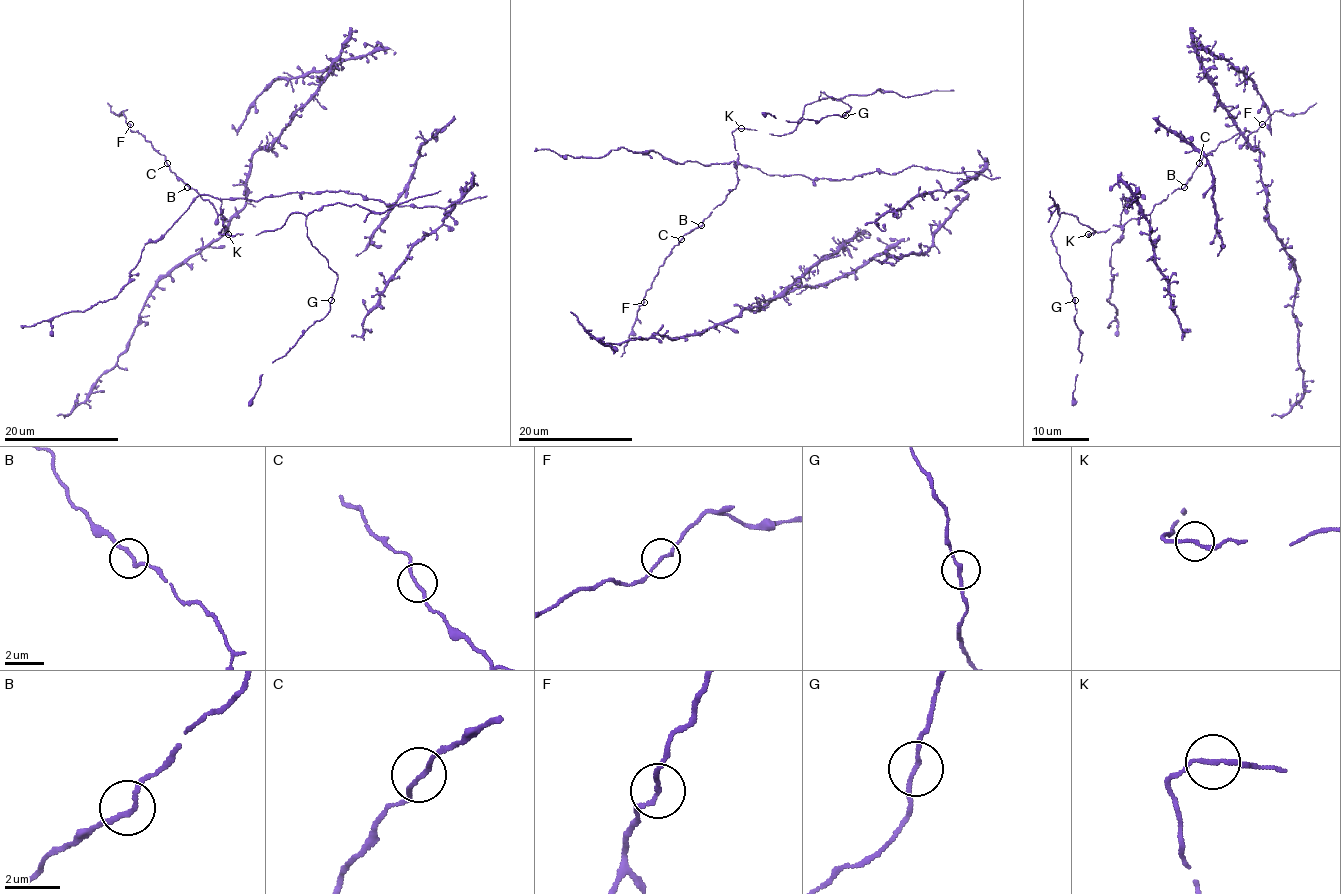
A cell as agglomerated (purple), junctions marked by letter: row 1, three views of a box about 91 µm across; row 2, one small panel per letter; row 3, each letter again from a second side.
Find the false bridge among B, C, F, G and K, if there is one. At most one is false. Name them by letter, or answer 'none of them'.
none of them

